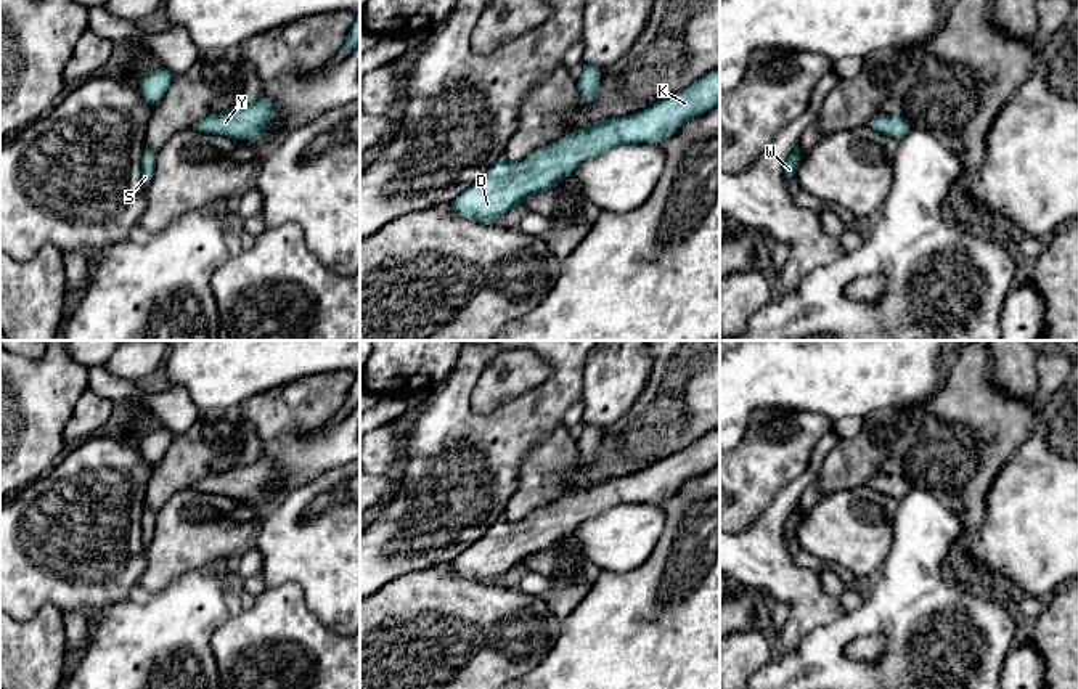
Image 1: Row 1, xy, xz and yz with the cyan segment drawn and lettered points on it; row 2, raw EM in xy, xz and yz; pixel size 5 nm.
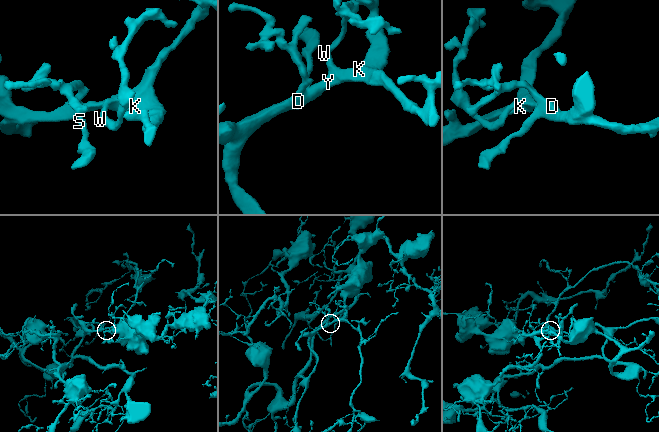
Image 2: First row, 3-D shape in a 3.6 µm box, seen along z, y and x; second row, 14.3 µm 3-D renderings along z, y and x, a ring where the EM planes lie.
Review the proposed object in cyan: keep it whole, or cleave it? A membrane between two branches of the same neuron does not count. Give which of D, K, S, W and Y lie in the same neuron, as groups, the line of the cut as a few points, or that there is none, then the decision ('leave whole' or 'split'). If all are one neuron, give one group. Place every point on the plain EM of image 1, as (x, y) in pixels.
D K S W Y; no cut; leave whole

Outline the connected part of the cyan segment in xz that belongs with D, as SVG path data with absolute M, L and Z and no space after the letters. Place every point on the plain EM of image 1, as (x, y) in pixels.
M715 429L644 471L596 480L540 508L522 524L511 524L503 514L484 536L450 562L451 570L468 580L493 583L525 559L570 536L586 519L625 503L659 503L718 463L720 429Z

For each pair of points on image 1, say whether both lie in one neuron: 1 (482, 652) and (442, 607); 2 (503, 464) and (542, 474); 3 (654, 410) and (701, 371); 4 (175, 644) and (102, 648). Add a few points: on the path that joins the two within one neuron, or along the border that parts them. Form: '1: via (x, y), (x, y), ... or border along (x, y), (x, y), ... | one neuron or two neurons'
1: via (471, 641), (449, 619) | one neuron
2: border along (543, 440), (524, 458), (518, 485), (506, 505) | two neurons
3: via (665, 407), (690, 383) | one neuron
4: via (158, 648), (119, 648) | one neuron

